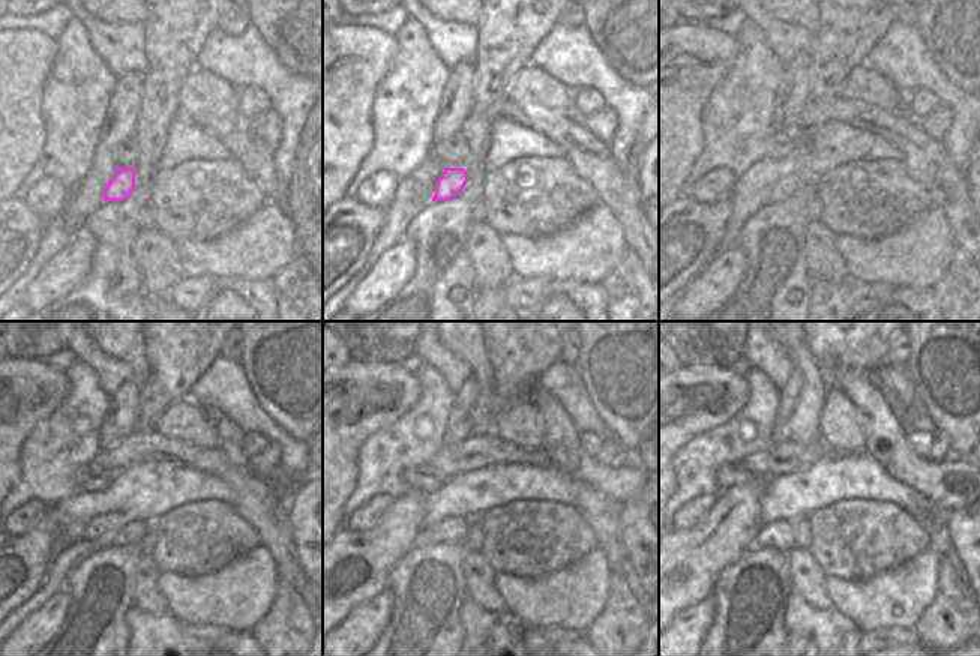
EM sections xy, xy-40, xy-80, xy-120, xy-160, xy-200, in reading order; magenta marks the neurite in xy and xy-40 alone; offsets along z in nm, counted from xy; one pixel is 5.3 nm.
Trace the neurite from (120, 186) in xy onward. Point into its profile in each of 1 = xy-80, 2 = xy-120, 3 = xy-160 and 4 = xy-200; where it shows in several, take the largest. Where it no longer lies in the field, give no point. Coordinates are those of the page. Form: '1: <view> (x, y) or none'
1: xy-80 (785, 186)
2: xy-120 (107, 539)
3: xy-160 (447, 530)
4: xy-200 (779, 536)

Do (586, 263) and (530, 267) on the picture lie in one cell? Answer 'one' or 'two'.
one

